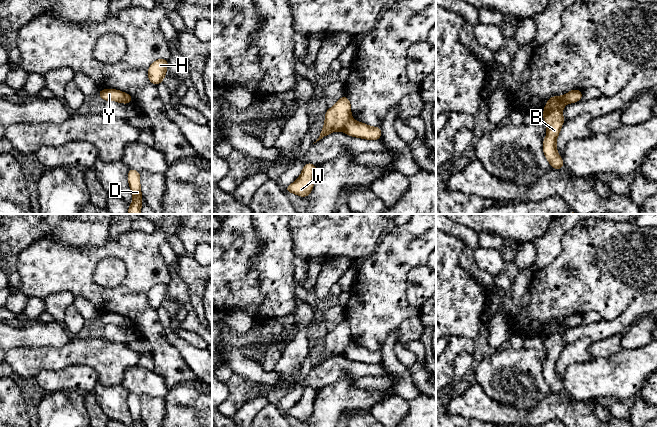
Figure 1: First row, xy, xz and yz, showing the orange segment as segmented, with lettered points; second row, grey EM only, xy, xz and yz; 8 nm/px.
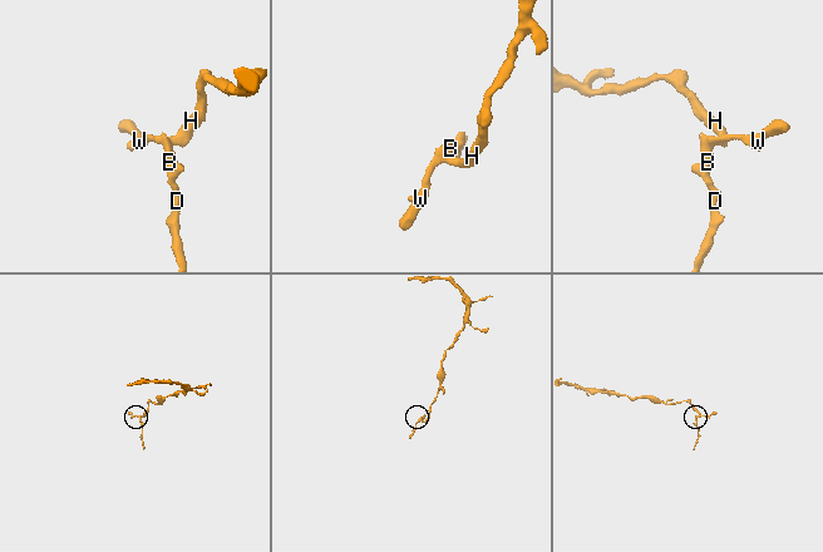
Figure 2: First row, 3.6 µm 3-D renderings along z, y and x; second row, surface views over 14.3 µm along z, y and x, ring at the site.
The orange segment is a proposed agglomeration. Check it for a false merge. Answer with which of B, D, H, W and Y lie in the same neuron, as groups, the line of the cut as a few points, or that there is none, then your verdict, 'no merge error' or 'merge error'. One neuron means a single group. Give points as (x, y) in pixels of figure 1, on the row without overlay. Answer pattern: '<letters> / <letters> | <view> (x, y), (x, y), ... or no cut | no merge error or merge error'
B D W Y / H | xz (351, 342), (342, 354) | merge error

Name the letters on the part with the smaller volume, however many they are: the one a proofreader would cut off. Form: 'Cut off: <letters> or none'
Cut off: B, D, W, Y

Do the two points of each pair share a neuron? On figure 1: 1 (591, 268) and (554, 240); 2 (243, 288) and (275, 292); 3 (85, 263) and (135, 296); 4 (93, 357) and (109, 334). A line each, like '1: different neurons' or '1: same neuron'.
1: different neurons
2: different neurons
3: same neuron
4: different neurons

